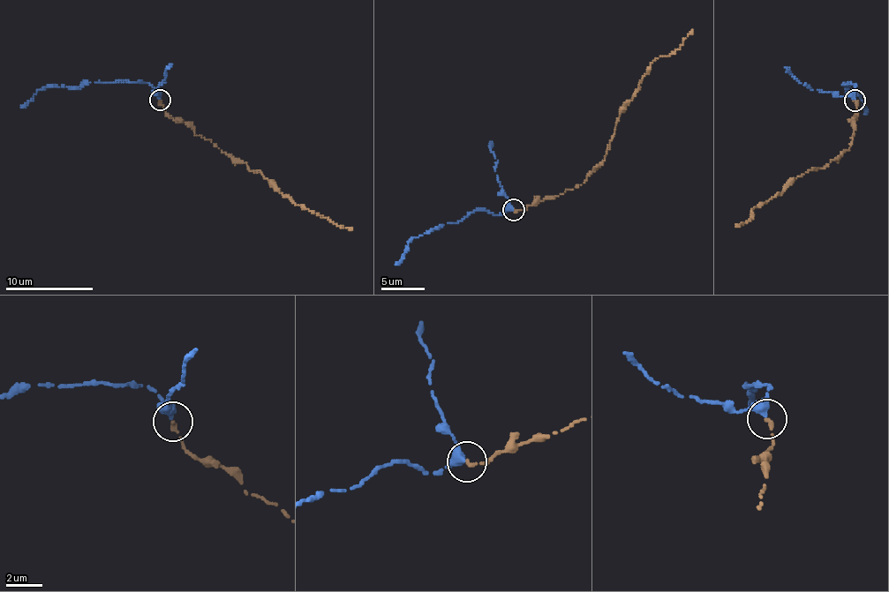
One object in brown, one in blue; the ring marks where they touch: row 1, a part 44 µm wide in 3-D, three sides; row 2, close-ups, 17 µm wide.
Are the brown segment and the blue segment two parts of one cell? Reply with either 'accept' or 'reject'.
accept

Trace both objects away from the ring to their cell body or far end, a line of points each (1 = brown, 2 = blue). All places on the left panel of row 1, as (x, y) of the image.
1: (159, 101), (165, 111), (224, 153), (245, 162), (303, 206), (352, 229)
2: (159, 98), (147, 83), (86, 82), (79, 86), (42, 87), (20, 108)

